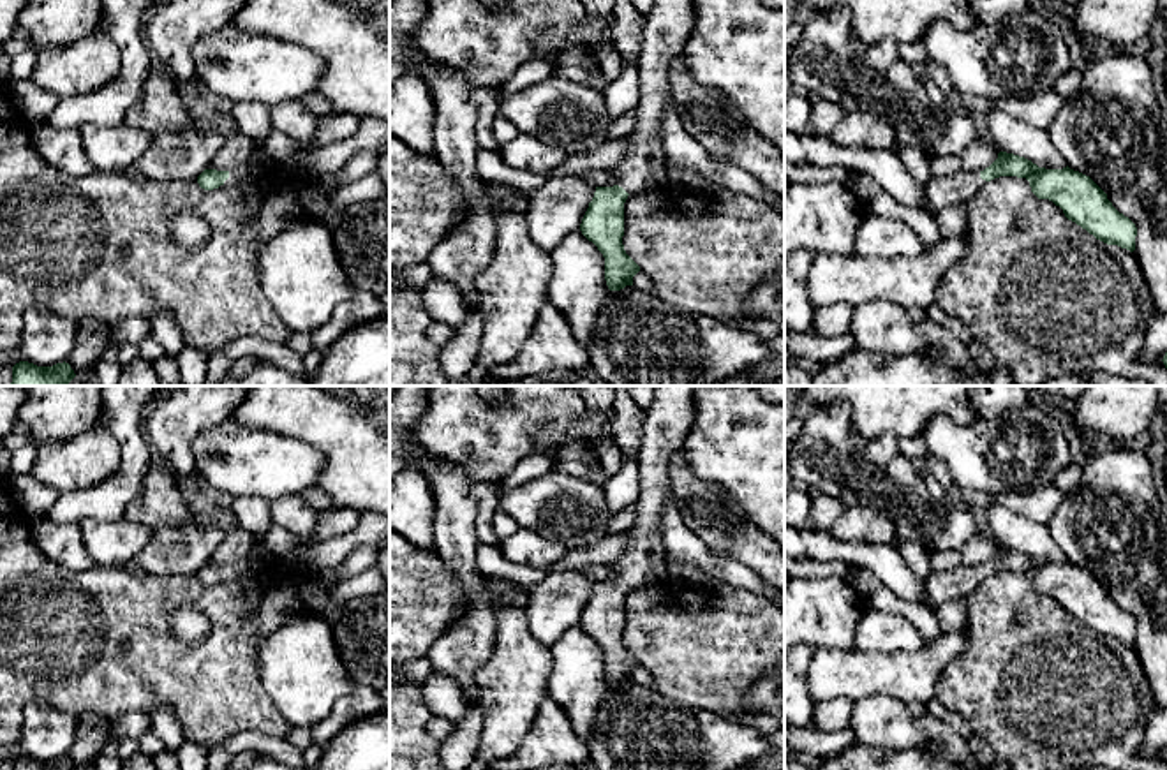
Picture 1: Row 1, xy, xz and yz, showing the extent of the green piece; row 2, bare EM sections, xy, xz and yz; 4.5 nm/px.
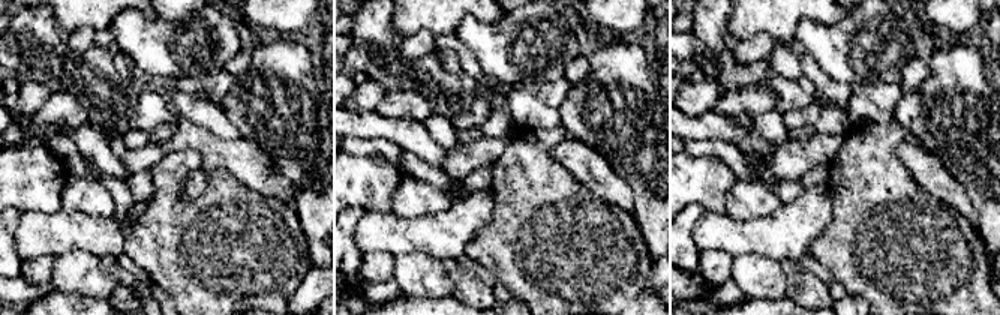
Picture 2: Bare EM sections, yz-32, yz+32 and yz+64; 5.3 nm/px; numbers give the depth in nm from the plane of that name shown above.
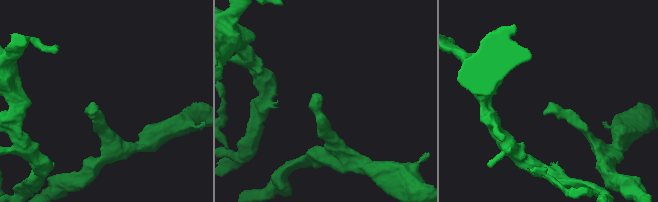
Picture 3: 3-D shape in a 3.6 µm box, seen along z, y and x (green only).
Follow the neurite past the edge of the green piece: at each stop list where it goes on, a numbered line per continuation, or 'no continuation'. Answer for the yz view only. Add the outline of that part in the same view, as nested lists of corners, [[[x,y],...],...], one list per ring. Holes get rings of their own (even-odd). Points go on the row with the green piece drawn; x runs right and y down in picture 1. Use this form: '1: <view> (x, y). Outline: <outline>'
1: yz (940, 192). Outline: [[[959,169],[950,176],[931,176],[922,185],[924,211],[936,215],[952,204],[968,203],[984,183],[980,171]]]

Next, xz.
1: xz (667, 27). Outline: [[[656,0],[645,16],[642,53],[636,60],[640,99],[635,125],[624,136],[629,148],[612,169],[617,185],[628,194],[647,194],[668,189],[661,139],[661,120],[672,104],[668,69],[695,26],[695,0]]]

